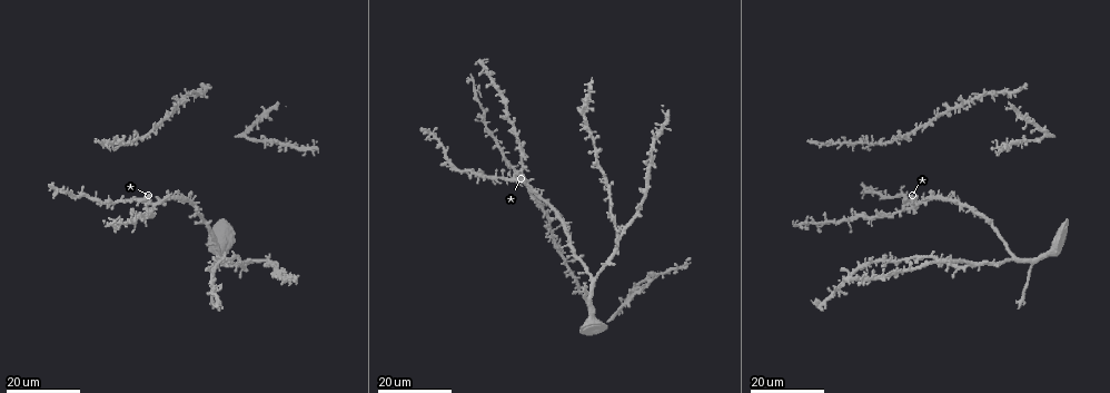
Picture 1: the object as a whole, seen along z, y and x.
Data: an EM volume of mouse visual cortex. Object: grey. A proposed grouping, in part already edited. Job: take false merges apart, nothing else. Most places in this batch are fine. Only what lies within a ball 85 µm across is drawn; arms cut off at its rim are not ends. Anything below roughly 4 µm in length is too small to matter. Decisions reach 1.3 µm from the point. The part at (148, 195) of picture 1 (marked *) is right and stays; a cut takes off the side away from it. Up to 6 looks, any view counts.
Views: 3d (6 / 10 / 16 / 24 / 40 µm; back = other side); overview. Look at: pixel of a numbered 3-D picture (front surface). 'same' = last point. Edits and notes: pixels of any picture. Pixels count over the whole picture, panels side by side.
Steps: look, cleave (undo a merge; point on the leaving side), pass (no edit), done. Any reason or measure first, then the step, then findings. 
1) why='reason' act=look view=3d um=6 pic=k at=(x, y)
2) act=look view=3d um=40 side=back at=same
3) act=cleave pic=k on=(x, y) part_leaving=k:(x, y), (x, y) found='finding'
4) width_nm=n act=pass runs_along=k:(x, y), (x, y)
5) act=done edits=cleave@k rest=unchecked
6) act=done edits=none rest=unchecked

why='thick turns thin' act=look view=3d um=16 pic=1 at=(566, 238)

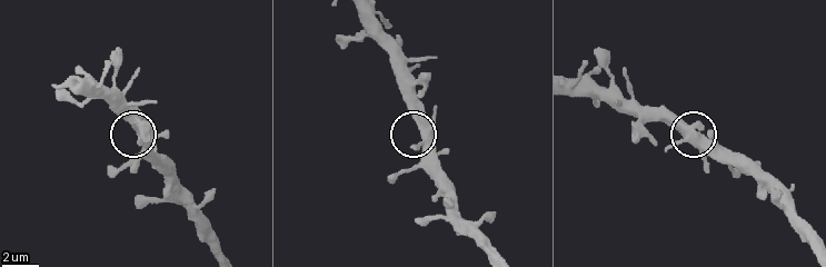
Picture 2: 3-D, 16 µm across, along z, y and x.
act=look view=3d um=6 pic=2 at=(419, 123)

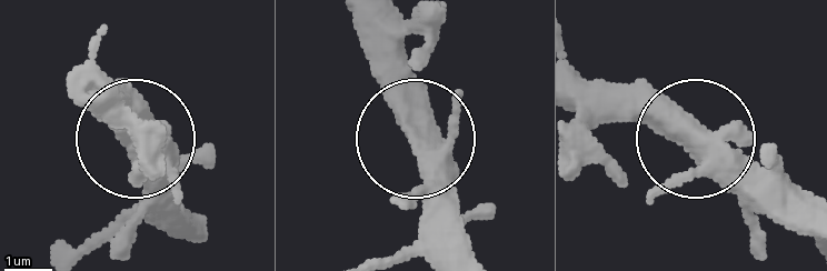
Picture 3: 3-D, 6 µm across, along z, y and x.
act=pass runs_along=3:(354, 18), (425, 186), (461, 229) found='all the same cell'

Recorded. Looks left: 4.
act=look view=3d um=24 pic=1 at=(587, 299)

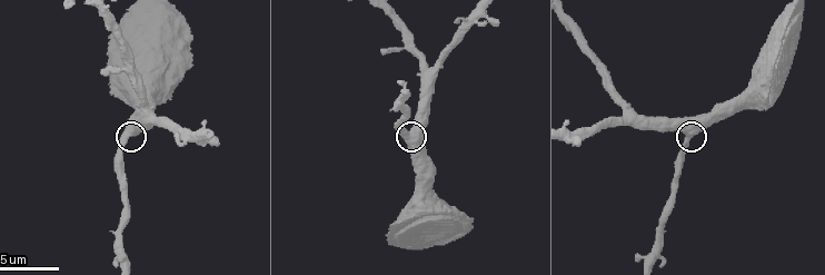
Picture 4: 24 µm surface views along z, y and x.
act=look view=3d um=10 pic=4 at=(403, 137)

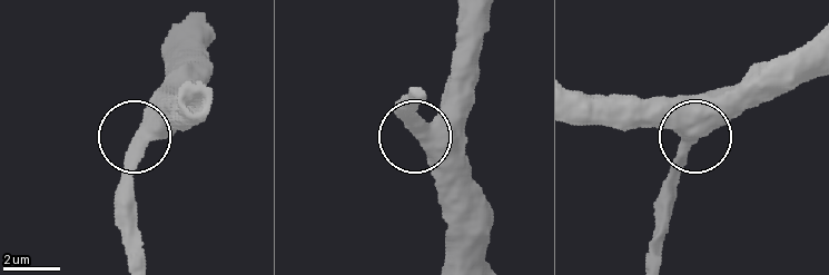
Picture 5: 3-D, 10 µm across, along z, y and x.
width_nm=480 act=pass found='all the same cell'

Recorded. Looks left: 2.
why='looks like a crossing' act=look view=3d um=24 pic=1 at=(824, 145)

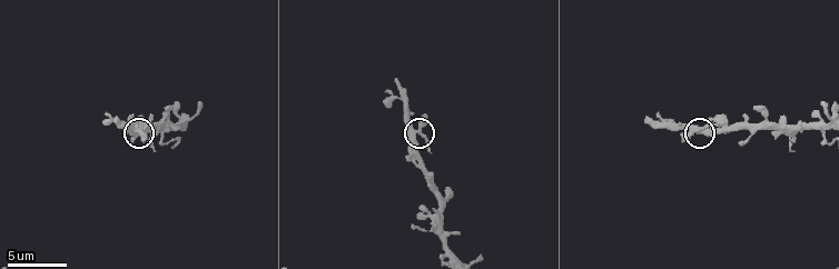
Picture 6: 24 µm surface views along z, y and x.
act=look view=3d um=10 pic=6 at=(696, 131)

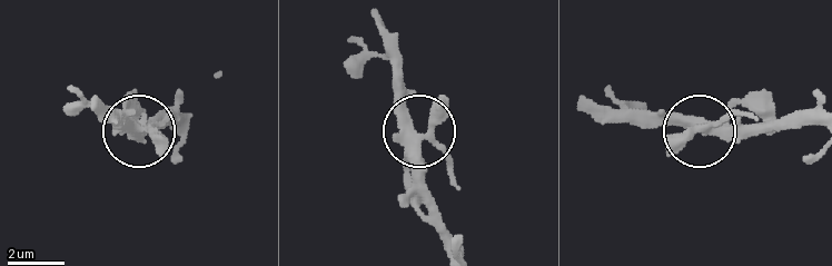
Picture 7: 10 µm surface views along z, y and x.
arms=5 act=pass runs_along=7:(182, 122), (137, 129), (177, 115) found='one cell here'

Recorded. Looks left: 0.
act=done edits=none rest=unchecked

